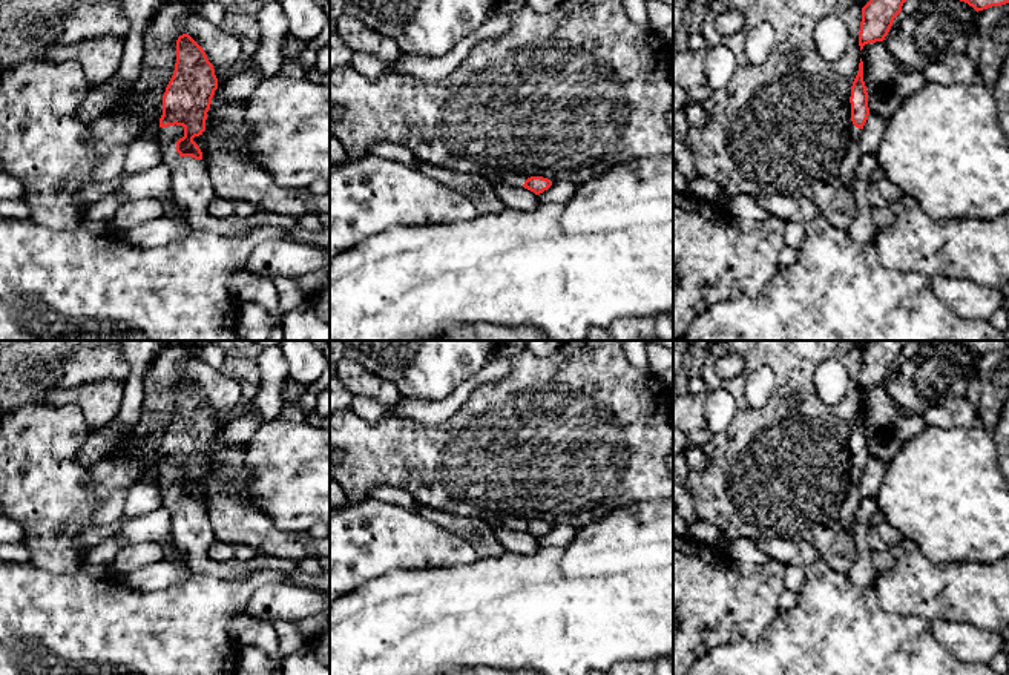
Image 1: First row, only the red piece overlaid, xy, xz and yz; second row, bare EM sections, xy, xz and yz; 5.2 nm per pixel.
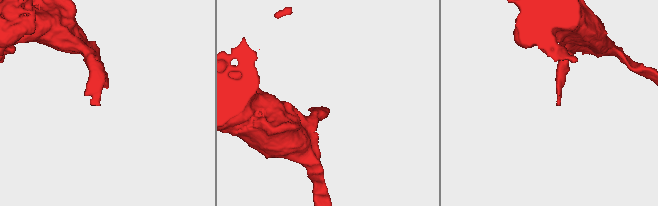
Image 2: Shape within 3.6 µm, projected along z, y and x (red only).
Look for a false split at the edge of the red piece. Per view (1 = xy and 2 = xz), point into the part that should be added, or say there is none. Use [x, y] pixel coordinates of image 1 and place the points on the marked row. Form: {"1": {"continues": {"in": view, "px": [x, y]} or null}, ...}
{"1": {"continues": {"in": "xy", "px": [192, 189]}}, "2": {"continues": {"in": "xz", "px": [516, 180]}}}

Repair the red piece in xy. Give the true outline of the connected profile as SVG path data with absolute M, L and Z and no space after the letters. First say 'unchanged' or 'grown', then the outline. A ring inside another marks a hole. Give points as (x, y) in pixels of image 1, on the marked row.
grown; M189 34L179 35L175 71L163 95L158 140L163 163L170 167L173 198L186 215L184 221L216 235L279 227L288 232L290 239L319 245L330 255L330 227L308 232L291 216L264 210L247 219L222 219L209 213L209 204L216 198L215 189L193 138L205 130L207 112L216 89L218 78L204 49Z

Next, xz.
grown; M504 175L501 178L501 181L504 184L512 184L512 186L518 186L518 187L524 187L531 192L534 192L535 195L543 193L544 190L547 190L552 186L552 181L543 176L531 176L528 178L526 175Z

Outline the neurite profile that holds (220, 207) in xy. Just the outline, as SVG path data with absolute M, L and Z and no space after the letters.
M215 198L209 204L209 213L213 218L222 218L222 219L247 219L251 218L258 209L253 204L248 204L241 199L227 199L227 198Z

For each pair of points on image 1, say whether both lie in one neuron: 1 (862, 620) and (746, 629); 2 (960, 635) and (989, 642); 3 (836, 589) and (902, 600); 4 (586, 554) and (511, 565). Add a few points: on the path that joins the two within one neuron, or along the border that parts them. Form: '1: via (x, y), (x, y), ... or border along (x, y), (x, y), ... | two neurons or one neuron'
1: border along (779, 612), (753, 642), (732, 642) | two neurons
2: via (968, 642), (982, 642) | one neuron
3: border along (873, 585), (877, 602), (884, 609), (908, 615) | two neurons
4: via (568, 563), (529, 565) | one neuron

